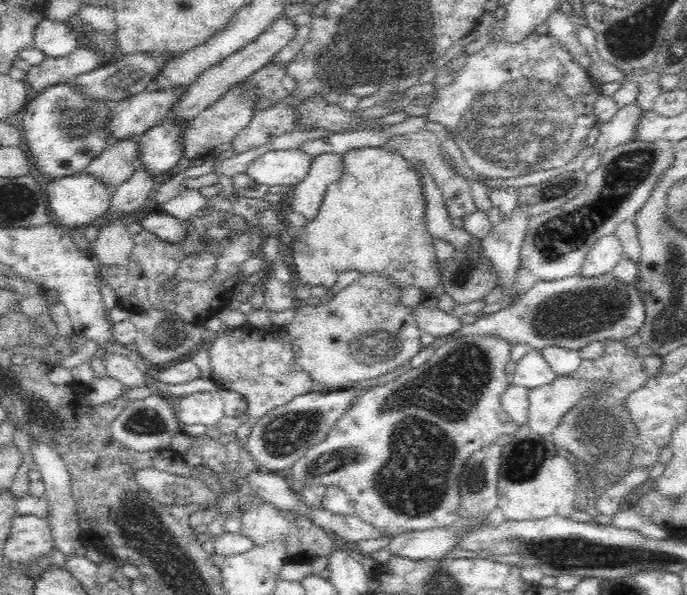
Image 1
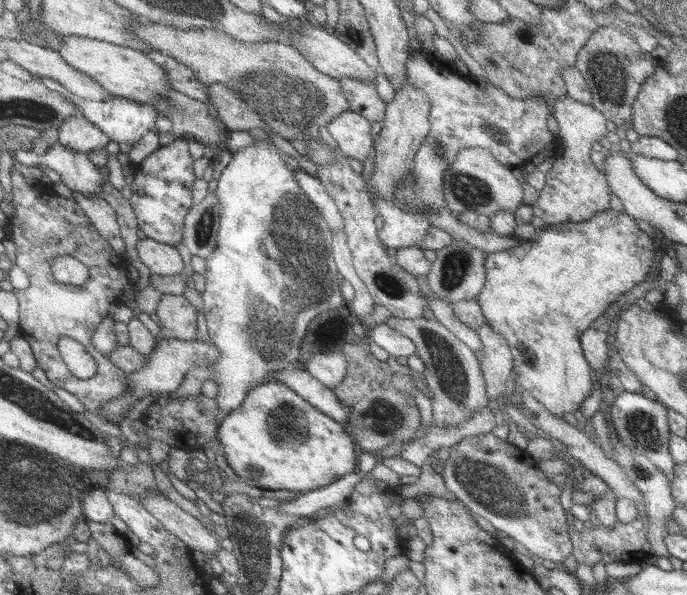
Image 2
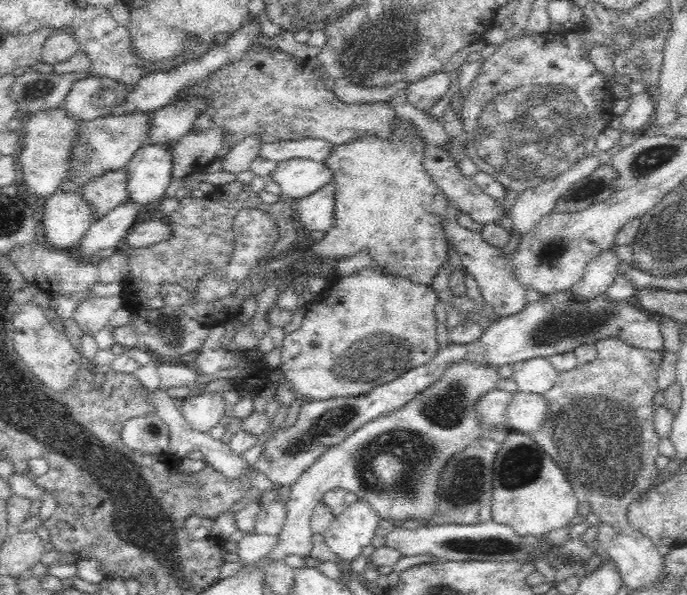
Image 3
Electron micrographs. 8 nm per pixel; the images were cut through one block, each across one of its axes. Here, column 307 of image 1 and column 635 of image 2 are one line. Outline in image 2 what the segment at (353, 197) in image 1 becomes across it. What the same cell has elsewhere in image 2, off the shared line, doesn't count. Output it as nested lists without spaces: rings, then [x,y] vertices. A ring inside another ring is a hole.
[[[623,211],[600,212],[590,220],[581,223],[564,222],[536,230],[534,238],[523,241],[520,246],[504,252],[486,255],[486,280],[477,296],[485,323],[500,334],[512,351],[514,375],[505,396],[497,402],[497,407],[516,407],[522,411],[520,392],[530,392],[550,414],[562,418],[566,412],[579,413],[582,402],[592,392],[592,367],[584,358],[581,348],[581,334],[619,297],[628,293],[638,283],[646,280],[646,275],[655,258],[654,241],[642,231],[634,218]]]

